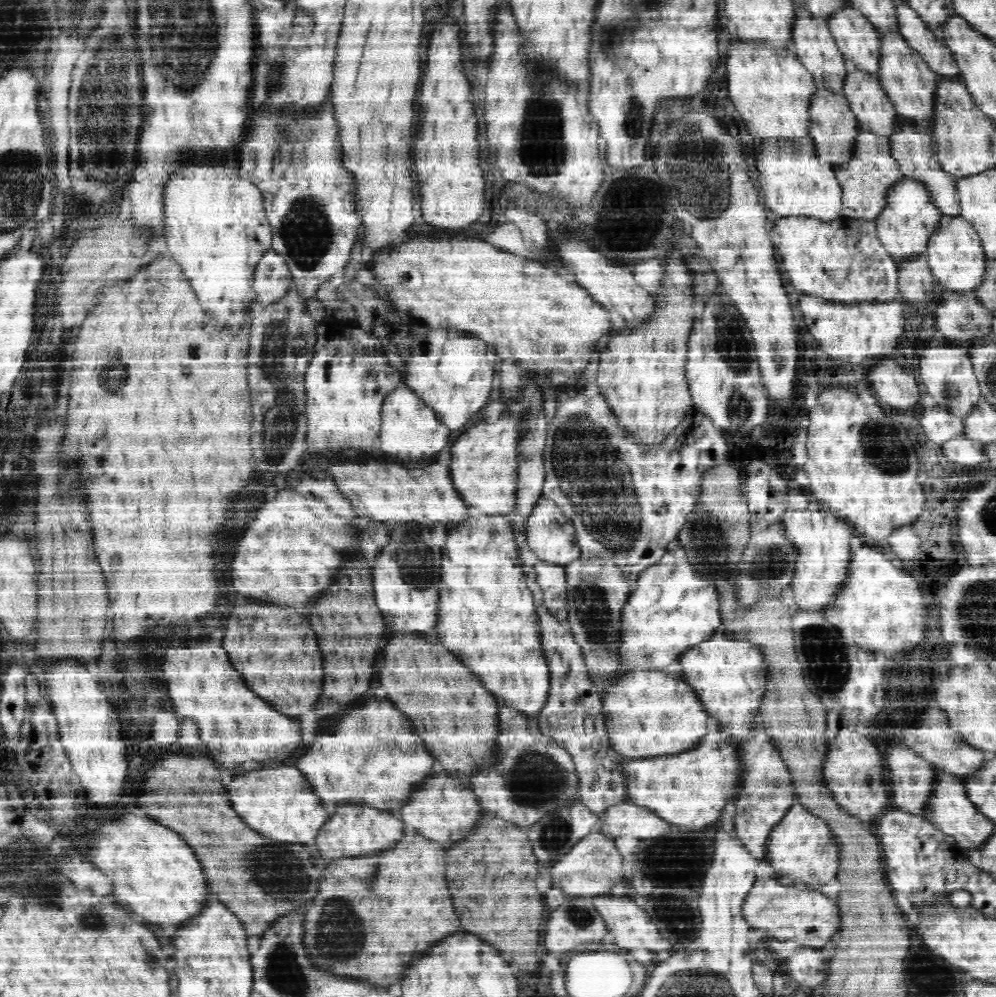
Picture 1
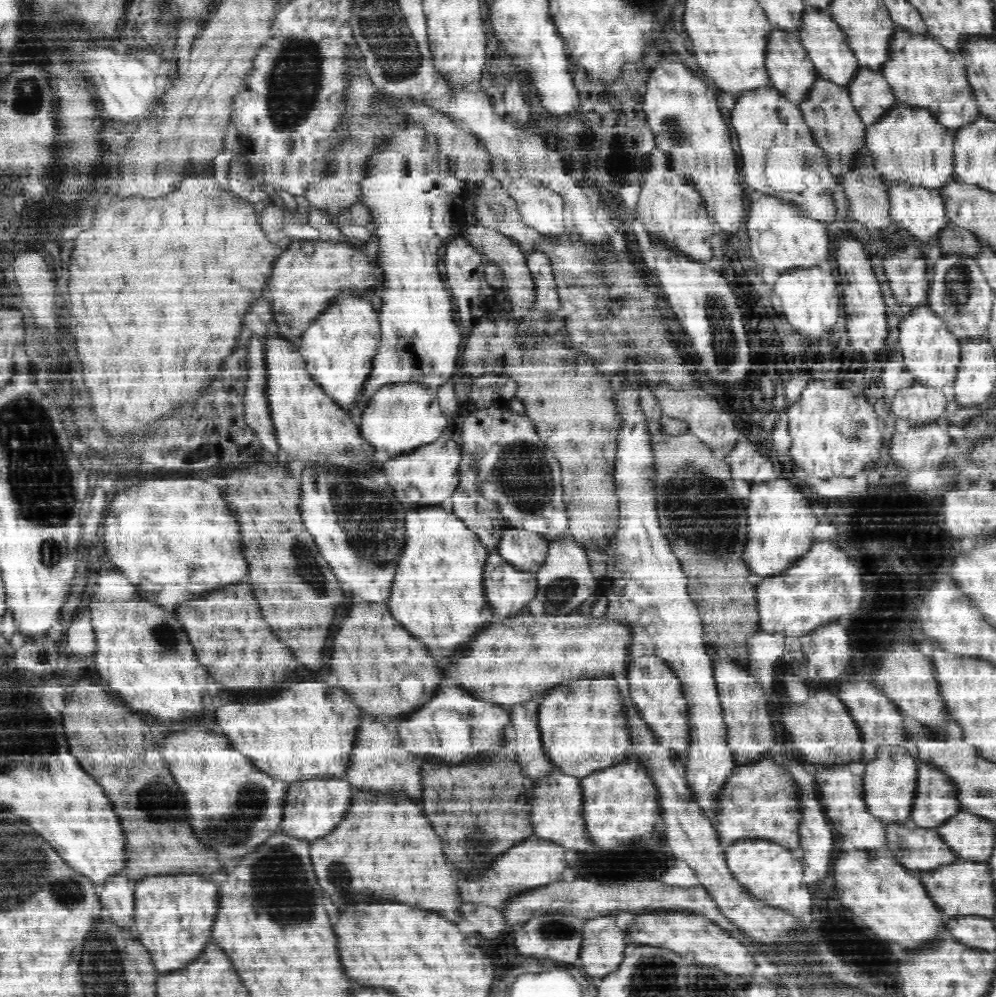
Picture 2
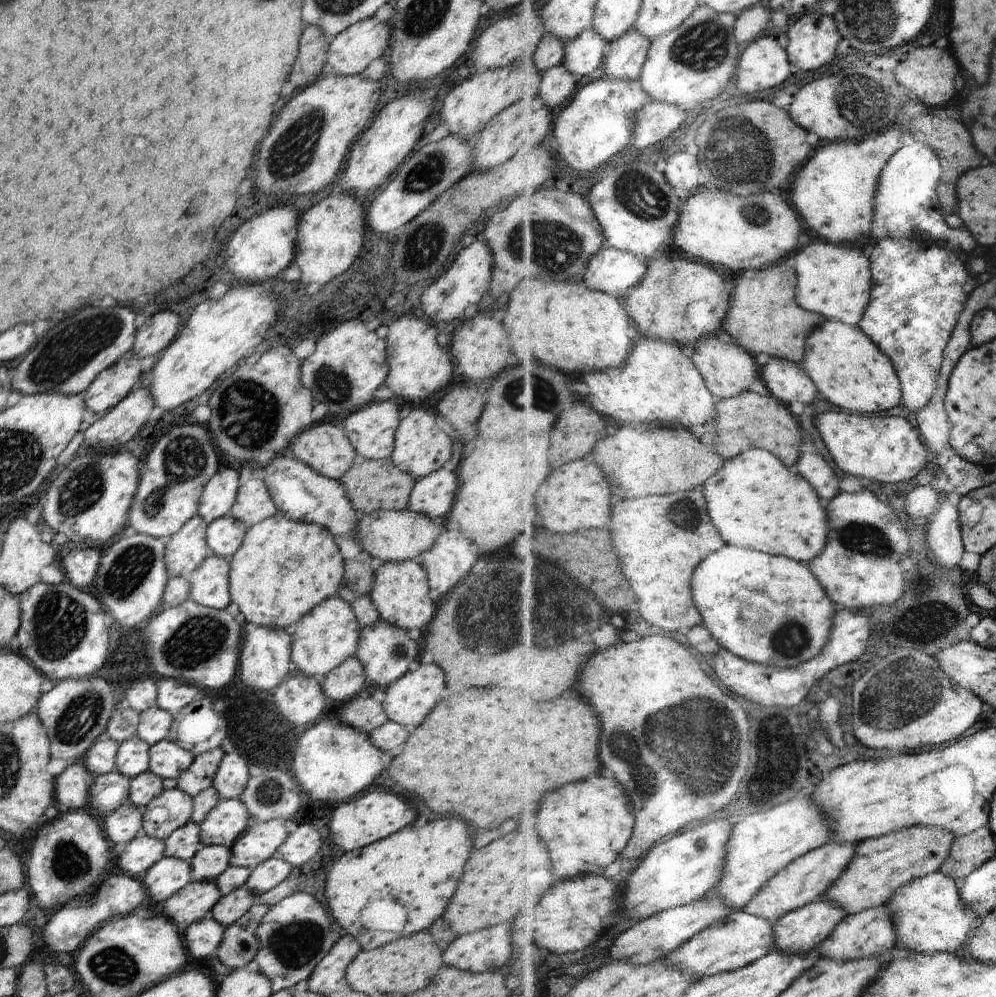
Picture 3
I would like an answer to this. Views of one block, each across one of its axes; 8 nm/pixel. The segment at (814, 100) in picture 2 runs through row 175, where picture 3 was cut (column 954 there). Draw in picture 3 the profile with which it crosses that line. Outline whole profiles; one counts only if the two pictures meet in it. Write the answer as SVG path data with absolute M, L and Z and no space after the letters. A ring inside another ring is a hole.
M914 826L910 830L896 830L895 833L863 841L858 844L850 868L823 898L840 904L848 910L849 915L880 908L892 901L902 886L942 870L958 838L946 828Z

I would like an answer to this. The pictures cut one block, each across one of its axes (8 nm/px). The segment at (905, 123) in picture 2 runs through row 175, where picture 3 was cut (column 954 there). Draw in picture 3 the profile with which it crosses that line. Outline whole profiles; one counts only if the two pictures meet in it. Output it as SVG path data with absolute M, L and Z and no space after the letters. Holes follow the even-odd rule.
M941 870L910 882L902 886L896 896L889 903L894 906L894 916L896 916L896 926L899 930L897 944L906 948L907 951L919 952L920 954L936 954L939 952L954 954L963 953L970 944L972 932L980 925L974 910L964 902L962 882L959 882L952 875L944 874Z

